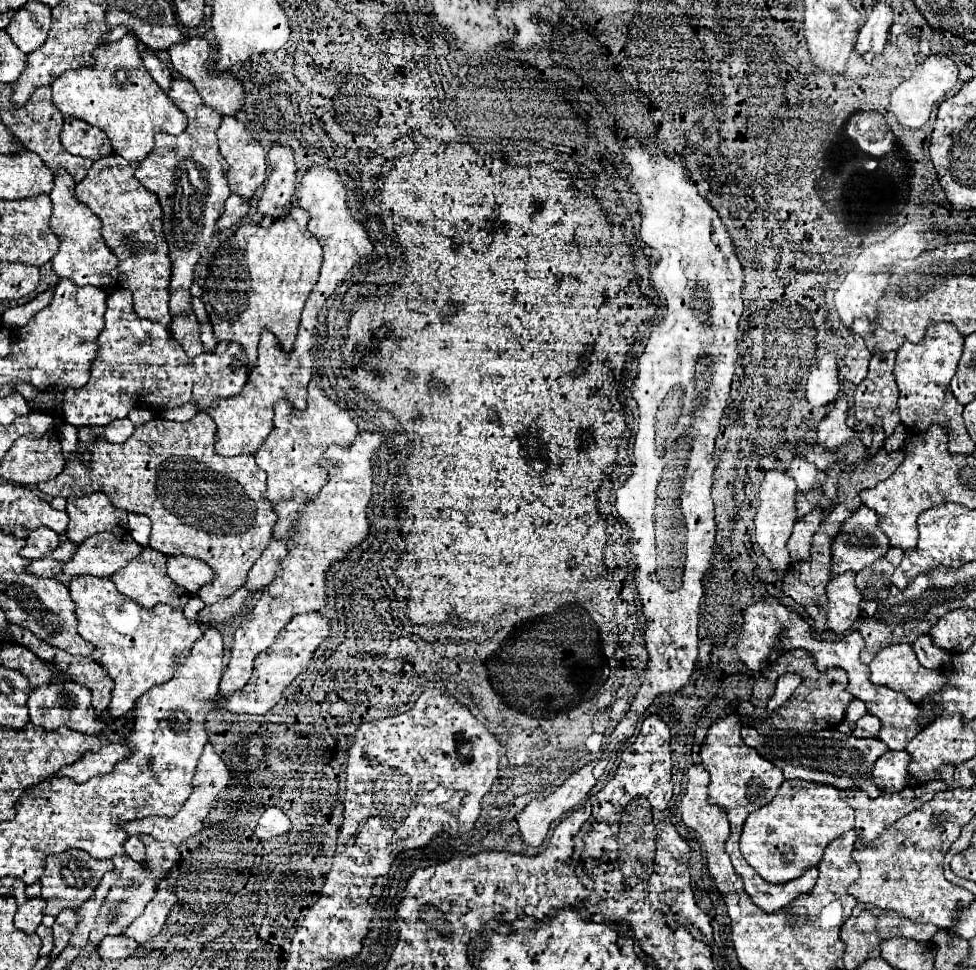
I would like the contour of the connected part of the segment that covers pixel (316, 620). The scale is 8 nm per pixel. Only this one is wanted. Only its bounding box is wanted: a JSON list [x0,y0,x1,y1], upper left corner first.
[217,611,329,715]

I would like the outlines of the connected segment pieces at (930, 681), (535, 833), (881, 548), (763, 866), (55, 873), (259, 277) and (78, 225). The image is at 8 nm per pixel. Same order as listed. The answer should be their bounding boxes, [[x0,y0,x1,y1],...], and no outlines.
[[869,645,945,703],[517,757,609,847],[831,505,889,575],[741,779,855,885],[41,849,111,915],[201,207,323,361],[49,171,118,287]]

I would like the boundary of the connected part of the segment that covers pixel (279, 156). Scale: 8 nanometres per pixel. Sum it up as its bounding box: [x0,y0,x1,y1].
[259,145,297,217]

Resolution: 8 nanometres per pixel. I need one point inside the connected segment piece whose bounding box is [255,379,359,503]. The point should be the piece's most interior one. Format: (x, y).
(299, 438)

